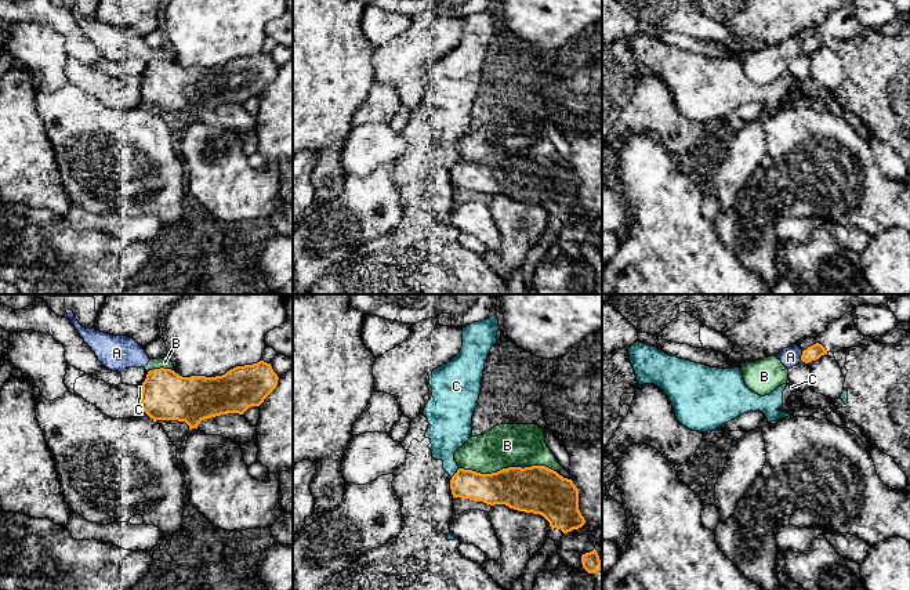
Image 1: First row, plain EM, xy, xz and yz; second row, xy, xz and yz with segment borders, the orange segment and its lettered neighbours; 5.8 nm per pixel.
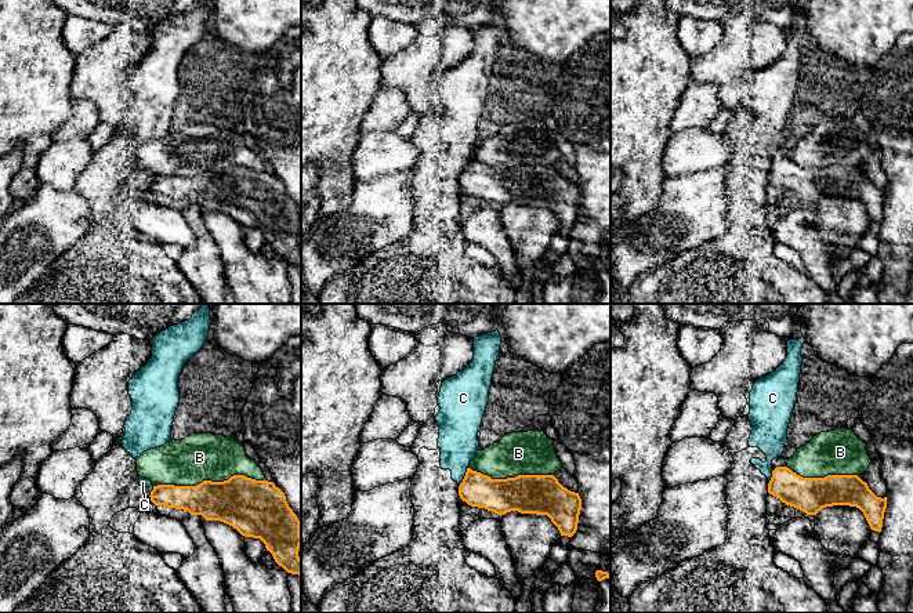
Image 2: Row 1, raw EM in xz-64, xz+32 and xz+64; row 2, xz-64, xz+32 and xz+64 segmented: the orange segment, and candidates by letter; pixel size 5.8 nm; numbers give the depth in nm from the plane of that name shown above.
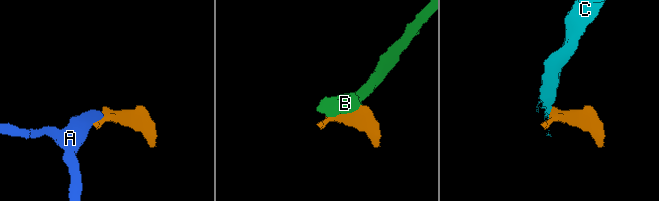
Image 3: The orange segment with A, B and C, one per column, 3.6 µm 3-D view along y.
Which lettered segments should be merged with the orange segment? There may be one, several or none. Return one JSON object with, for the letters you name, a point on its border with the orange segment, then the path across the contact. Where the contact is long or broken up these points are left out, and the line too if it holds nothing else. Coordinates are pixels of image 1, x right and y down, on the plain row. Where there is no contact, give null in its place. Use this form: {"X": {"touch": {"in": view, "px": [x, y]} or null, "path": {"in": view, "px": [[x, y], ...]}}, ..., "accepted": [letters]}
{"accepted": []}

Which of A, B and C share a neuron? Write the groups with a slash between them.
A B / C

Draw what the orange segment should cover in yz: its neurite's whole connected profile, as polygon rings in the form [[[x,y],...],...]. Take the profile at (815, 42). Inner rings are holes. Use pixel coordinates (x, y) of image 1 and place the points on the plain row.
[[[816,33],[802,41],[801,51],[809,54],[819,50],[824,44],[827,44],[827,40],[822,35]]]

